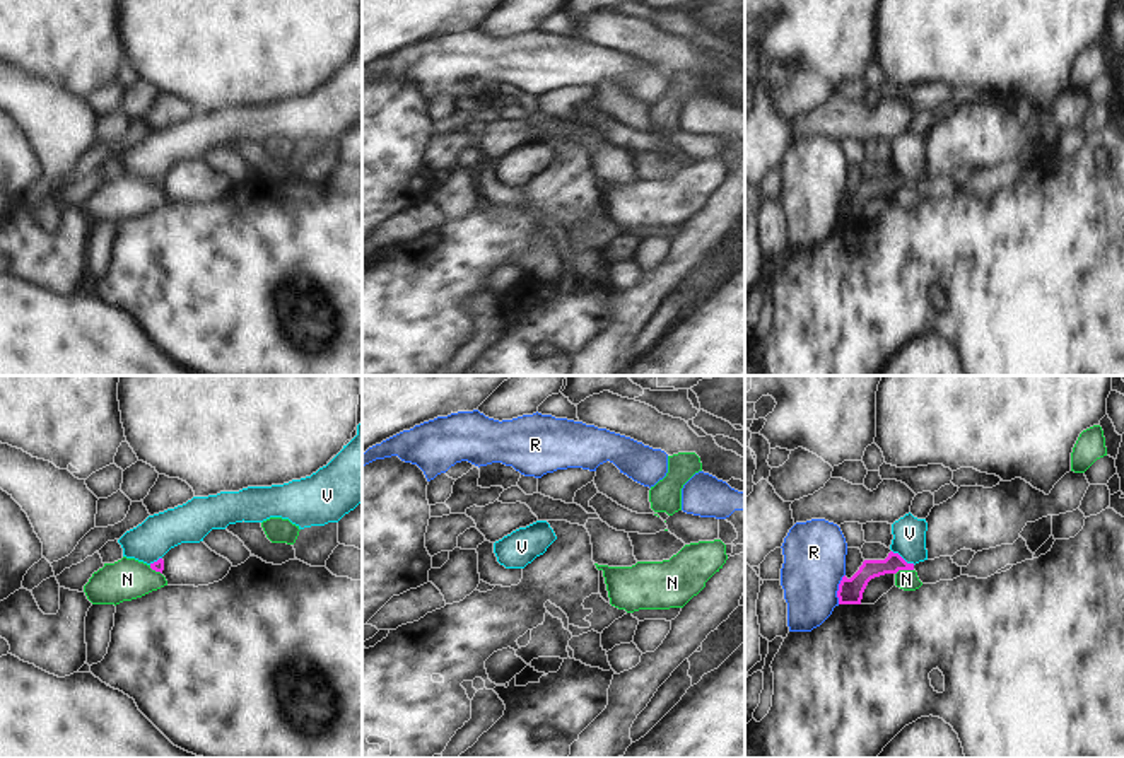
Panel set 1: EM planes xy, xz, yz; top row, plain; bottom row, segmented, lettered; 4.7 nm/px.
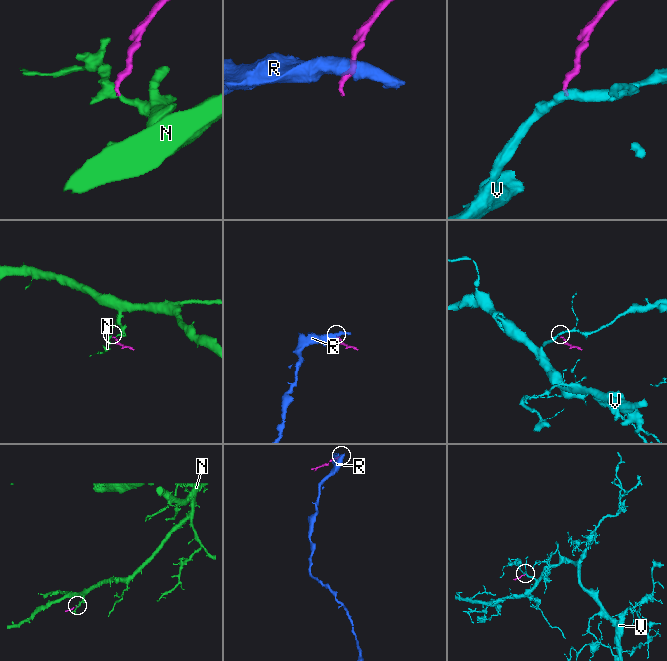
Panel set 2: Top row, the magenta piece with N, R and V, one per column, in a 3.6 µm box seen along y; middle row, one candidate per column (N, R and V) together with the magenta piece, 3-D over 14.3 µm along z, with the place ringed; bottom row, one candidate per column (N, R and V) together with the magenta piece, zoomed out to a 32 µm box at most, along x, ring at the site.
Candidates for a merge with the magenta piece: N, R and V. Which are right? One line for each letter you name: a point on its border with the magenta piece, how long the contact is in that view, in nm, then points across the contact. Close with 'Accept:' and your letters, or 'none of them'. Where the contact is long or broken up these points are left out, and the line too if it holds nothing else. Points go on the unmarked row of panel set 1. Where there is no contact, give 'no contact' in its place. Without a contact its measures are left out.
Accept: none of them

